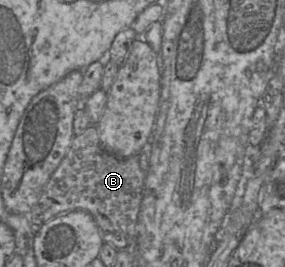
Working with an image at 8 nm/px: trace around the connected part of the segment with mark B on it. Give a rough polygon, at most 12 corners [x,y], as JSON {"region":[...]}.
{"region":[[75,135],[29,217],[74,210],[104,243],[133,251],[146,172]]}

